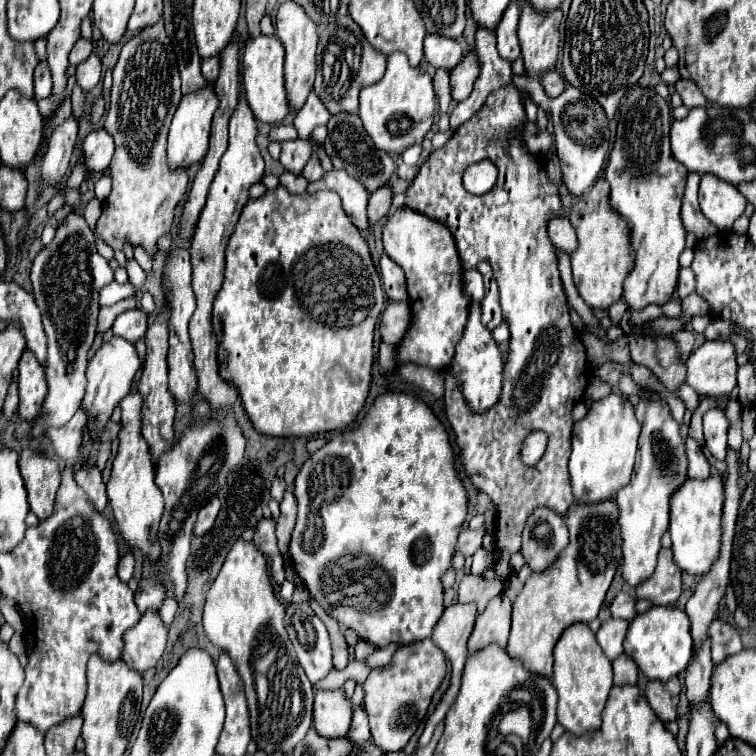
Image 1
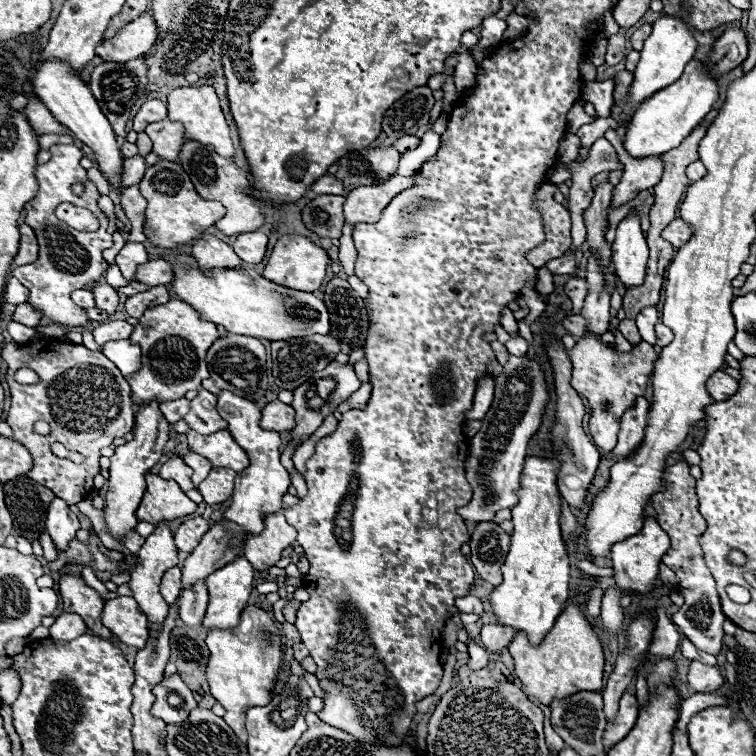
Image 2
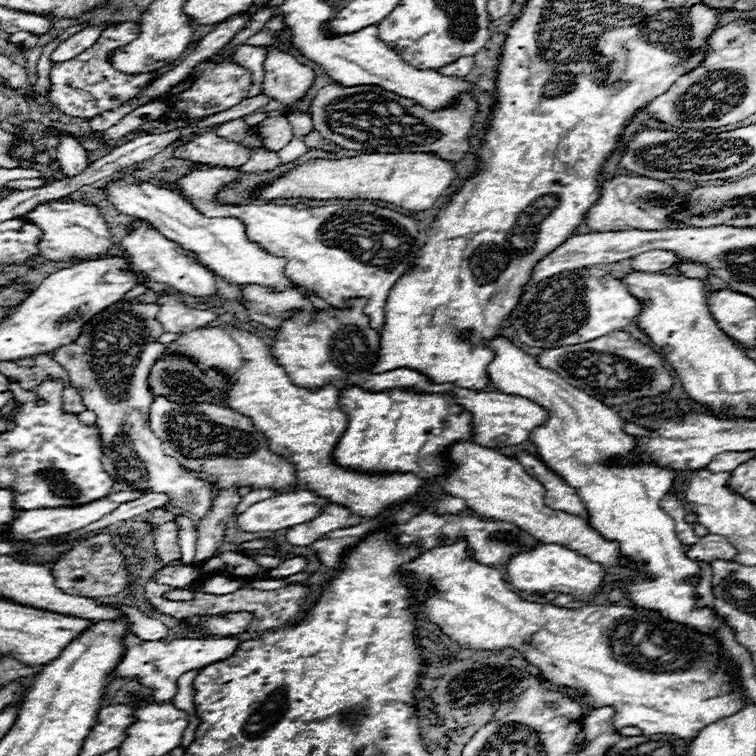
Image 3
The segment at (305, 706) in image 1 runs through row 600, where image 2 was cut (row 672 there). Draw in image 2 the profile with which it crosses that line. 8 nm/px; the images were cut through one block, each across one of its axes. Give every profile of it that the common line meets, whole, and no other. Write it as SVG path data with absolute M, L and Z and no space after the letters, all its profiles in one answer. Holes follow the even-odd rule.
M246 606L236 628L210 630L206 644L210 650L206 664L210 694L224 706L226 724L236 732L236 736L240 736L240 740L246 742L246 710L252 706L264 706L272 700L272 690L284 662L284 634L276 626L272 612L258 606Z

